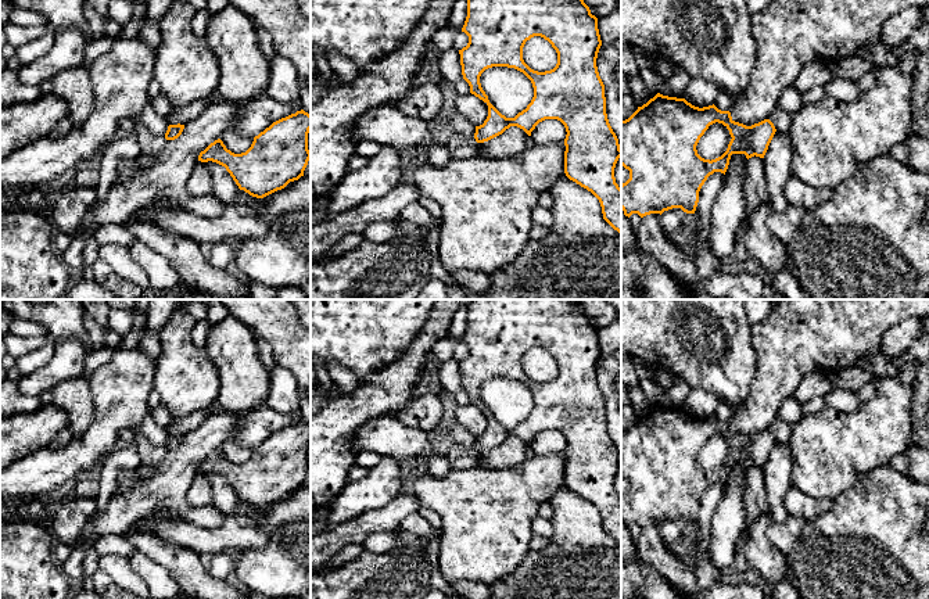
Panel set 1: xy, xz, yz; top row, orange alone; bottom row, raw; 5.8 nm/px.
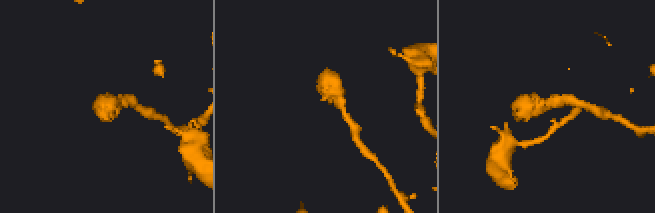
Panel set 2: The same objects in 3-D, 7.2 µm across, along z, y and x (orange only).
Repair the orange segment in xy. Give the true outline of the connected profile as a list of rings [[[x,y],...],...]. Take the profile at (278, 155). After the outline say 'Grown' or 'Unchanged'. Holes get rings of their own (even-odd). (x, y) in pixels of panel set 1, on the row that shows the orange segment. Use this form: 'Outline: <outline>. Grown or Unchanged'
Outline: [[[301,110],[255,136],[245,153],[234,154],[218,139],[200,153],[198,161],[225,166],[240,190],[263,198],[304,176],[311,159],[309,130],[311,115]]]. Unchanged

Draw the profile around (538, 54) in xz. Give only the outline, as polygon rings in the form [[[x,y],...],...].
[[[534,36],[523,47],[523,60],[534,71],[550,71],[557,64],[557,53],[552,44],[541,36]]]

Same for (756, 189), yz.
[[[752,157],[746,162],[745,205],[746,216],[758,205],[768,202],[768,183],[763,158]]]

